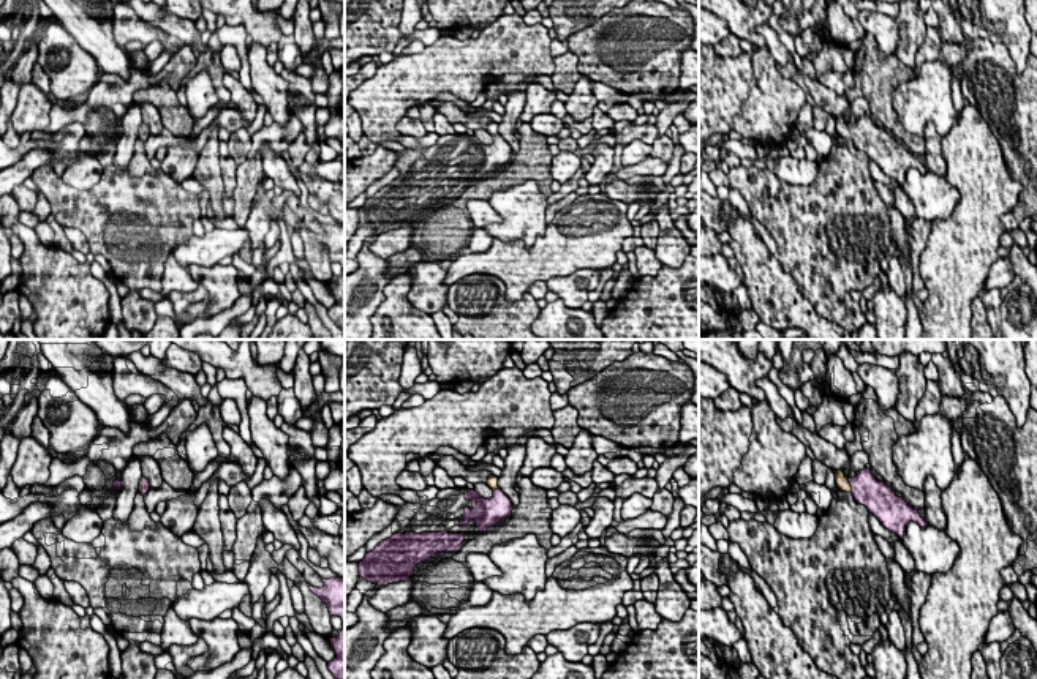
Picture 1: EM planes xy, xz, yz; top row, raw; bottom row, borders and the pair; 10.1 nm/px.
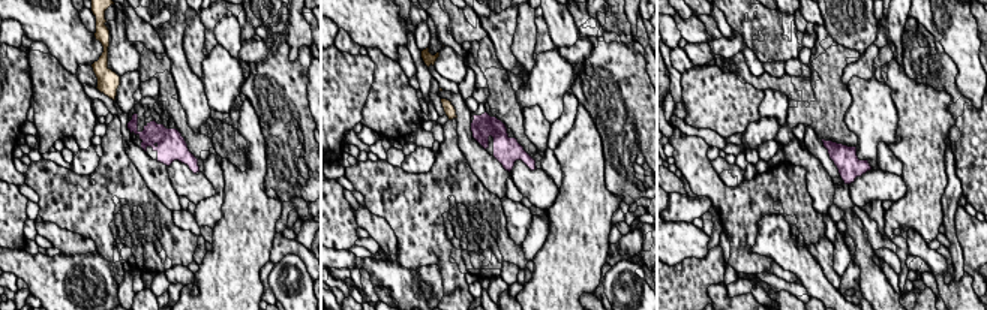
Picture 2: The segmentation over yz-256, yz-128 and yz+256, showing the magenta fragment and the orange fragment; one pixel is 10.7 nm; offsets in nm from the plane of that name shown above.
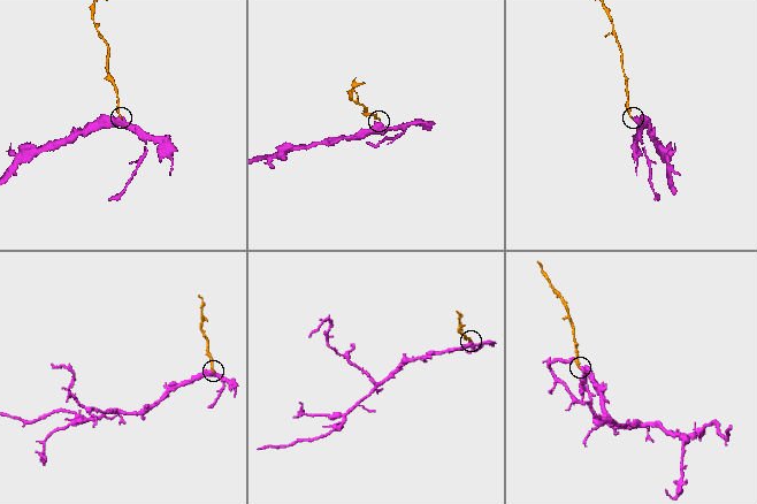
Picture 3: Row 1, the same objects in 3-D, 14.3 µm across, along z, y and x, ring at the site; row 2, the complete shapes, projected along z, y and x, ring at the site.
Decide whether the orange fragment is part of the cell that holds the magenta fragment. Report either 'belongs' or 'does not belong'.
belongs

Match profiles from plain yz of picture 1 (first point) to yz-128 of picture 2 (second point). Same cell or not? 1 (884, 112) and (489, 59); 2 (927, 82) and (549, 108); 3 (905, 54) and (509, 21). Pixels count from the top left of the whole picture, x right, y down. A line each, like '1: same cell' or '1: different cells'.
1: same cell
2: same cell
3: different cells

